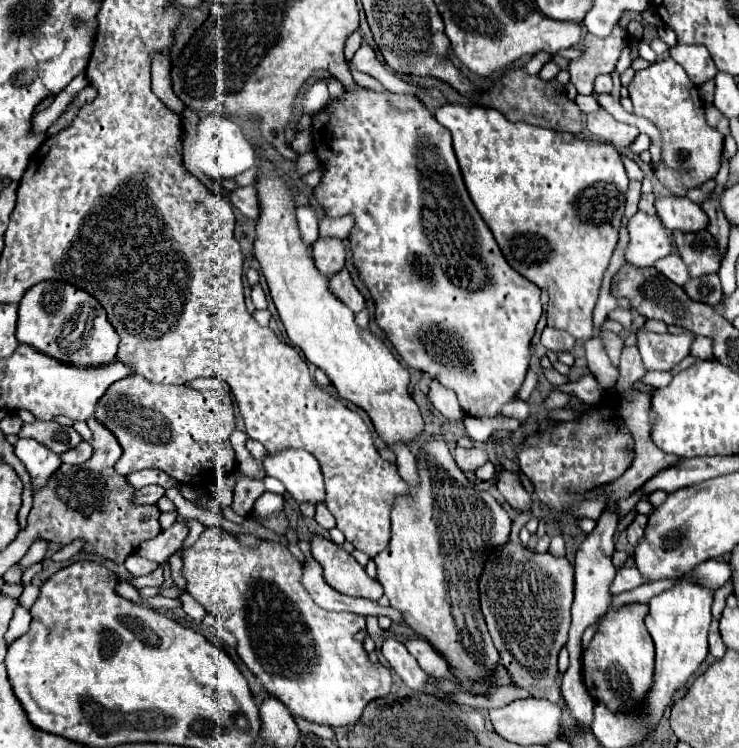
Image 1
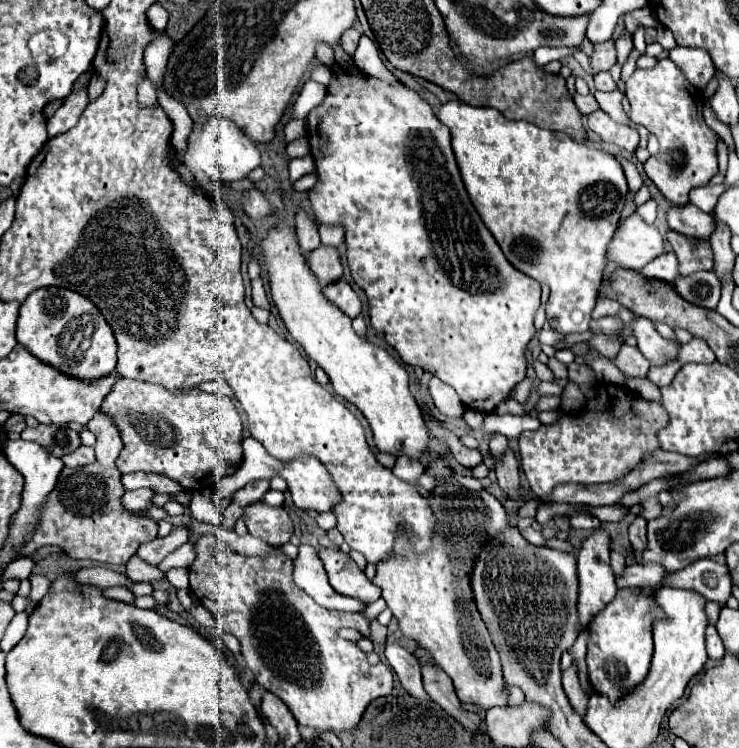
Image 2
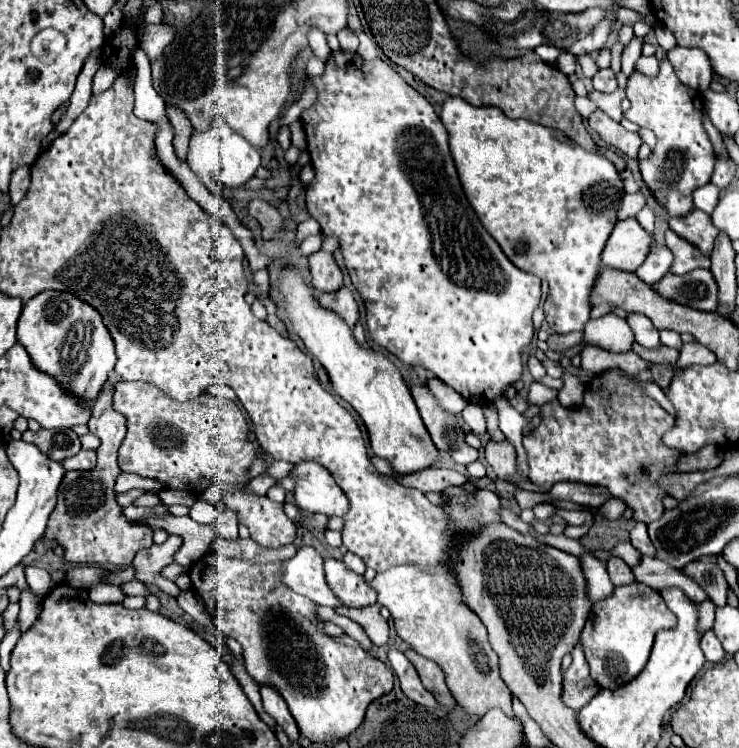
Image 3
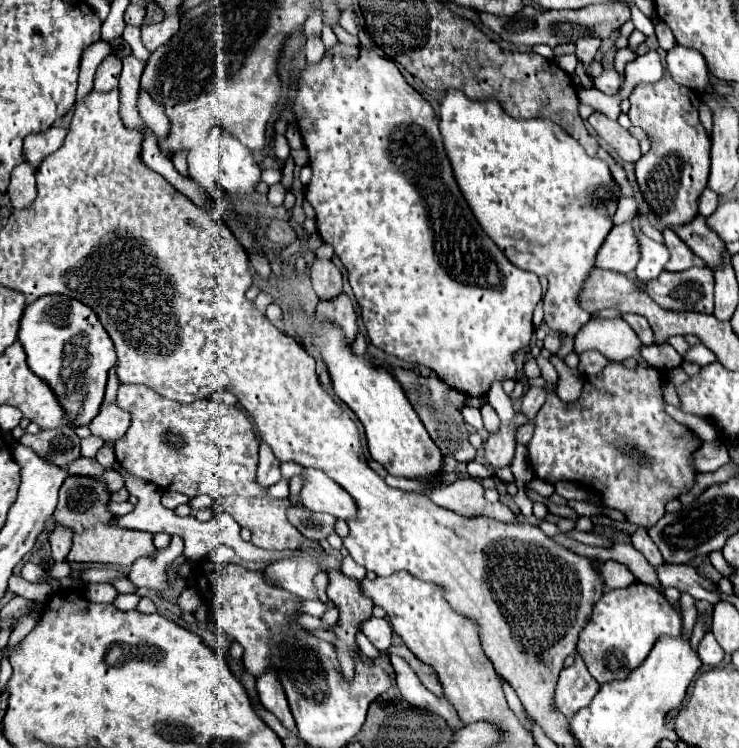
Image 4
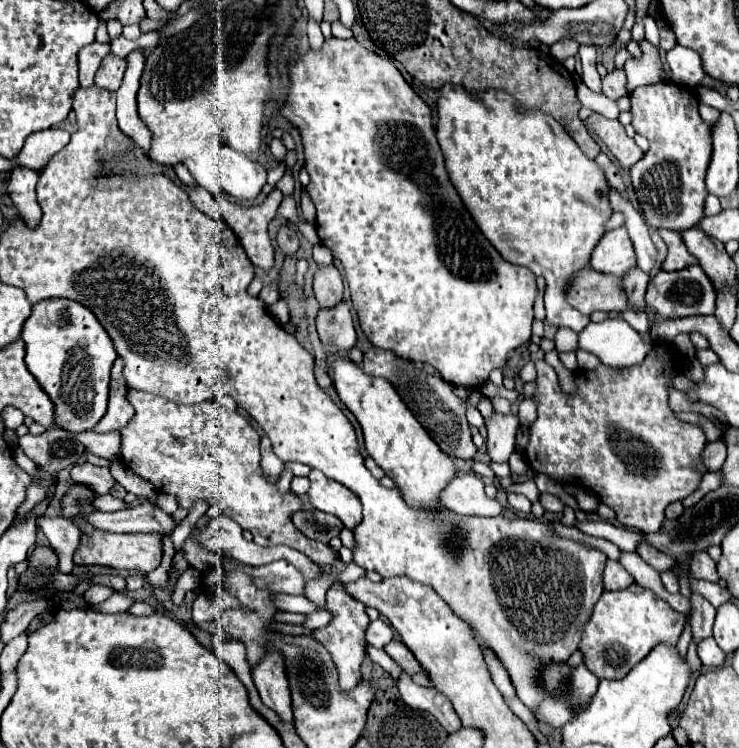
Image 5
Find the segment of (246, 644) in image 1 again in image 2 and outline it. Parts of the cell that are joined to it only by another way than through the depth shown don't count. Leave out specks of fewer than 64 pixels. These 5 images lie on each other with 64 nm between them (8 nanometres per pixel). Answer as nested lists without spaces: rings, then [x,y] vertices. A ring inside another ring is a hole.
[[[204,534],[196,542],[196,560],[190,566],[190,590],[194,596],[218,618],[222,632],[238,638],[246,666],[252,670],[254,680],[274,692],[292,712],[298,724],[310,726],[316,732],[340,732],[358,726],[366,706],[392,692],[394,674],[386,664],[368,664],[366,654],[352,642],[336,634],[338,628],[354,628],[358,632],[370,632],[368,622],[360,614],[326,610],[304,596],[296,584],[292,584],[292,560],[280,552],[268,558],[248,558],[240,554],[222,552],[212,534]]]

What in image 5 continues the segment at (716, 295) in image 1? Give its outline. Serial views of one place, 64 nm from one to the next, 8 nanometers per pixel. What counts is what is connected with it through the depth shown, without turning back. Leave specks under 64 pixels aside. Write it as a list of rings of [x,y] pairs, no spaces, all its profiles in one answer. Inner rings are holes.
[[[688,266],[678,272],[660,270],[648,284],[646,304],[654,310],[658,320],[686,318],[686,316],[706,316],[714,314],[716,290],[700,266]]]

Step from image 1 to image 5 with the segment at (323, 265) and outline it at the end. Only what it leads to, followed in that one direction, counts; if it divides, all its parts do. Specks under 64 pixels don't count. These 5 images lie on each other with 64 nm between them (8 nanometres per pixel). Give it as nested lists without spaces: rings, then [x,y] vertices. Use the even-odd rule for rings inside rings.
[[[334,266],[320,268],[314,274],[314,296],[320,308],[334,308],[344,300],[344,282]]]

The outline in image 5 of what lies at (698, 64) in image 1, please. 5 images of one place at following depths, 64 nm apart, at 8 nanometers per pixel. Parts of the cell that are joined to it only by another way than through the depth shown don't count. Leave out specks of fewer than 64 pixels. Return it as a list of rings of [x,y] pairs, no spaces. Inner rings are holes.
[[[676,44],[668,54],[666,54],[668,66],[670,66],[670,76],[676,84],[684,86],[698,86],[702,82],[704,68],[702,60],[694,50],[688,50],[680,44]]]

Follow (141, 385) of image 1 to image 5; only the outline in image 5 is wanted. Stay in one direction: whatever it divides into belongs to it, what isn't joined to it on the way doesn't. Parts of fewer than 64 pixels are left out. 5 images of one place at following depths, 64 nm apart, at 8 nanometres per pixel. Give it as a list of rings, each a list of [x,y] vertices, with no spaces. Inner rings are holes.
[[[136,390],[128,392],[128,400],[132,402],[136,414],[122,428],[122,464],[140,478],[152,482],[156,492],[174,494],[178,506],[186,510],[192,510],[196,500],[204,500],[210,506],[226,510],[228,518],[236,520],[242,526],[242,530],[250,530],[254,542],[260,546],[286,544],[290,548],[304,552],[312,562],[320,566],[332,566],[338,560],[336,552],[328,544],[308,540],[292,524],[292,514],[302,510],[302,502],[294,492],[282,494],[276,486],[276,480],[264,476],[264,470],[260,468],[260,436],[242,414],[238,414],[236,410],[224,410],[216,400],[206,400],[194,406],[180,406],[162,396]]]

